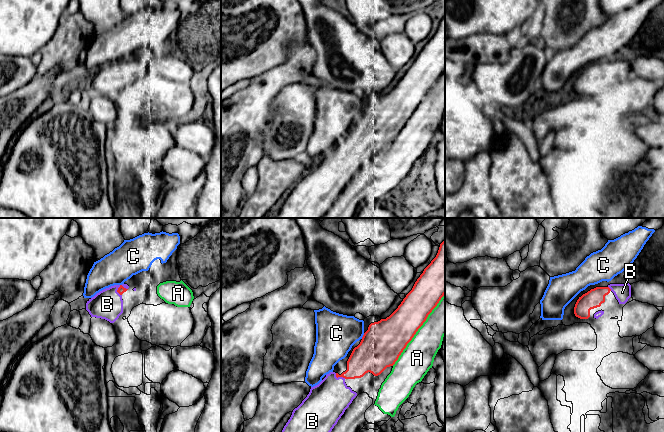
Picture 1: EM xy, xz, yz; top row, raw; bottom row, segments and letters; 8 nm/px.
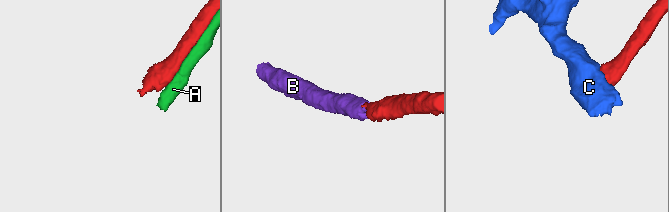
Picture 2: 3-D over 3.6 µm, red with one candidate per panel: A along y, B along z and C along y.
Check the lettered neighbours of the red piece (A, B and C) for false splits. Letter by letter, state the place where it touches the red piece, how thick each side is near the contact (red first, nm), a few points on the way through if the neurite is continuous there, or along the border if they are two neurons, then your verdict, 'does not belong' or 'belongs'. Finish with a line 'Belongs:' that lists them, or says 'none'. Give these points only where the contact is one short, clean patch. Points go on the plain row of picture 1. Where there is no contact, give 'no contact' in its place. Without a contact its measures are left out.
A: meets red in xz at (418, 104); 300 nm thick on the red side, 260 nm on the other; does not belong
B: meets red in xz at (339, 152); 220 nm thick on the red side, 320 nm on the other; runs through xz (364, 134), (348, 150), (339, 152), (326, 178); belongs
C: meets red in xz at (363, 112); 340 nm thick on the red side, 320 nm on the other; does not belong
Belongs: B

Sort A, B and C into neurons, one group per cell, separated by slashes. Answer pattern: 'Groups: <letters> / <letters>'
Groups: A / B / C

